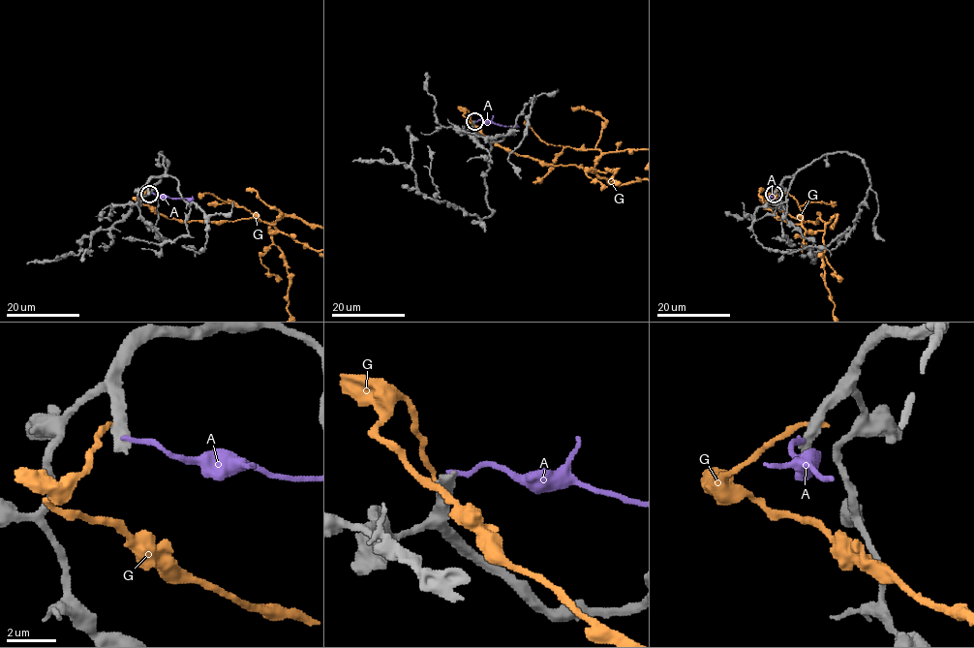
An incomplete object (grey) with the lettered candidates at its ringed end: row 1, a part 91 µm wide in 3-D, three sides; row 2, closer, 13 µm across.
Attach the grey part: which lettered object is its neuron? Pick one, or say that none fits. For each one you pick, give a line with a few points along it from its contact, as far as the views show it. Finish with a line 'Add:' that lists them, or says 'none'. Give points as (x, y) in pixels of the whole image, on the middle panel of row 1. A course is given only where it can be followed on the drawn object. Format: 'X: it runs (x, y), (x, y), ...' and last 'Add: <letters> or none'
Add: none

